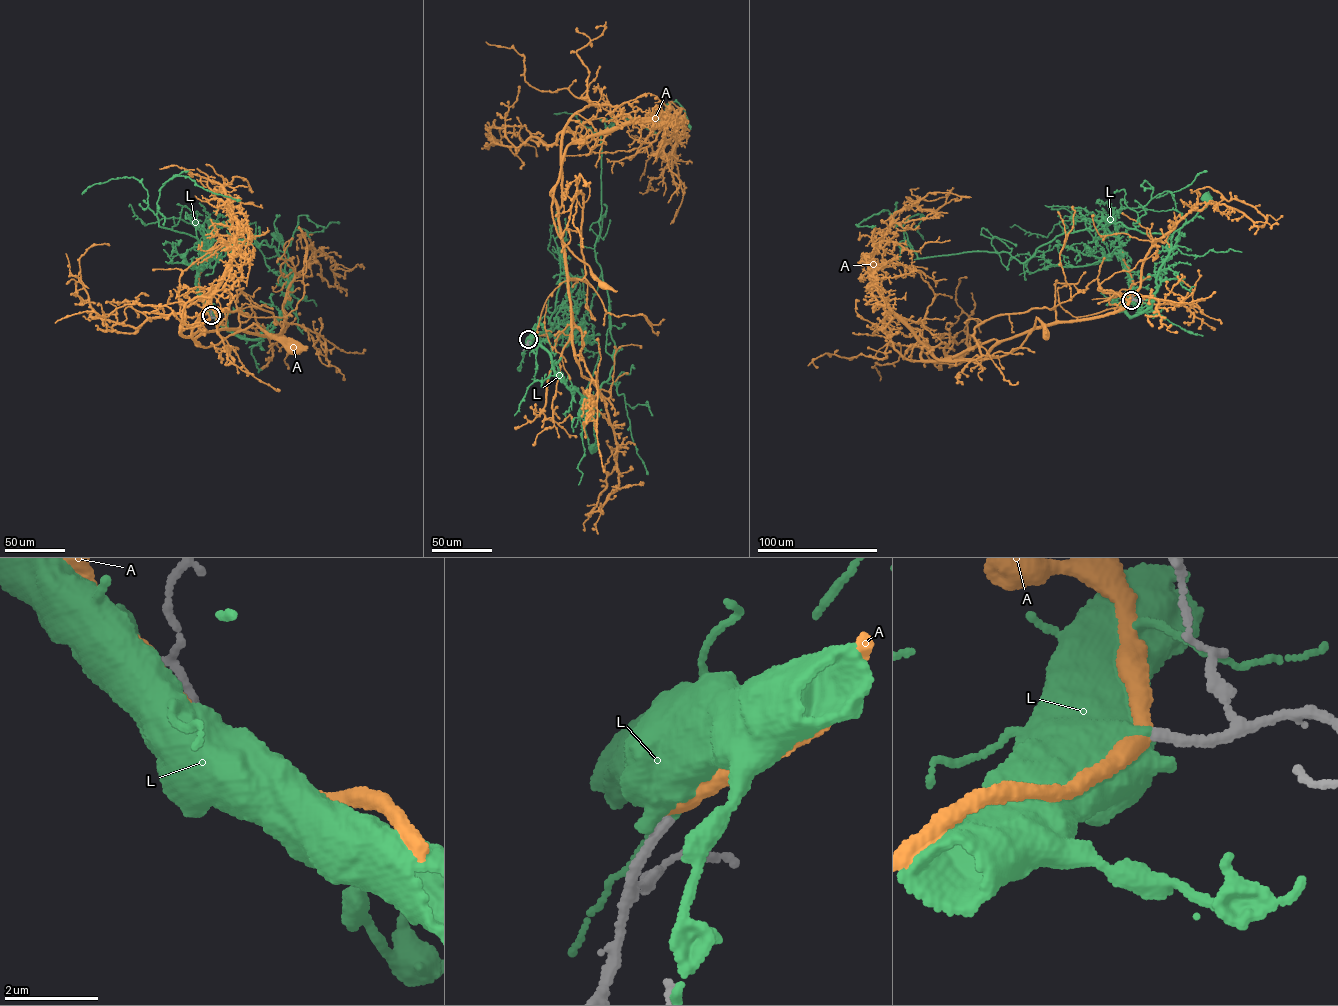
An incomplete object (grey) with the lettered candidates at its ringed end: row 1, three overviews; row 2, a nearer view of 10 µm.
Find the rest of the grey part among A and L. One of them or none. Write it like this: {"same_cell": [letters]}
{"same_cell": ["L"]}

